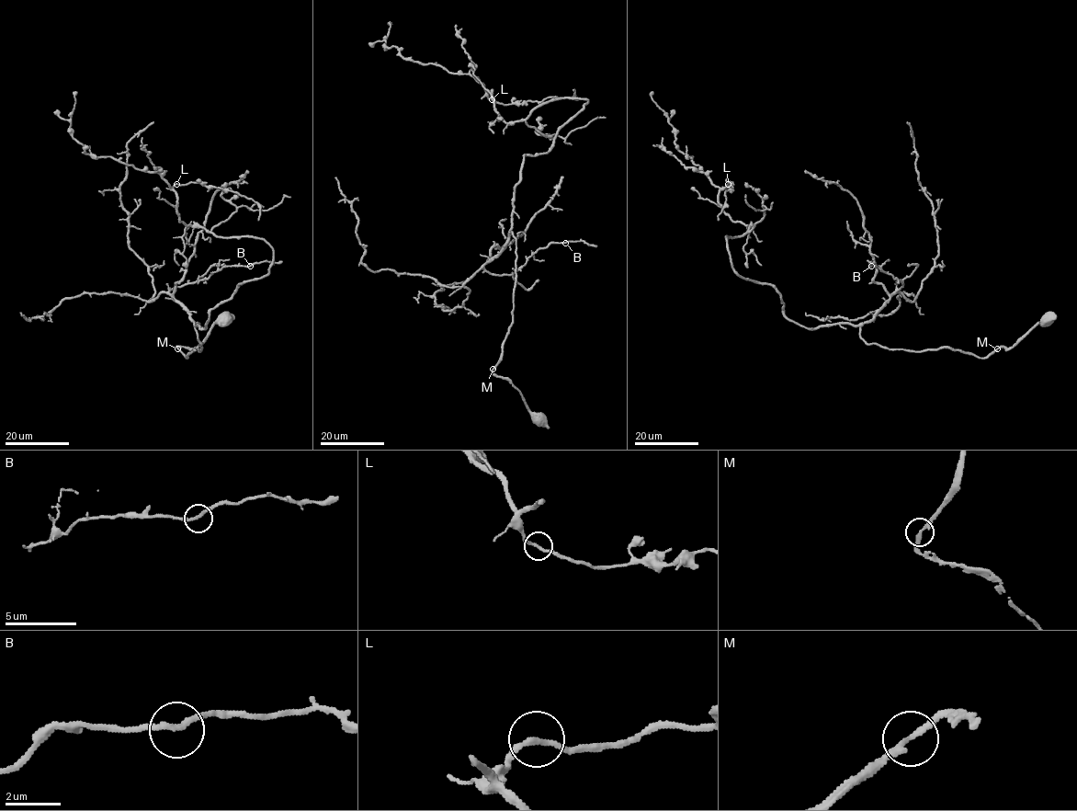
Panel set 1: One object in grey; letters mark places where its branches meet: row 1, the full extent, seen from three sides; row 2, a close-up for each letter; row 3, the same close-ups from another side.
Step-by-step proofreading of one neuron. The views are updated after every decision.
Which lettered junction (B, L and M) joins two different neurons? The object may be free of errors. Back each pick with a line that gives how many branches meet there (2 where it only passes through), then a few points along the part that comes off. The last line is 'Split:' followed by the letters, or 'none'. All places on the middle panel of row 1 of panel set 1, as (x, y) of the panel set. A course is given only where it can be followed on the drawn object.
Split: none

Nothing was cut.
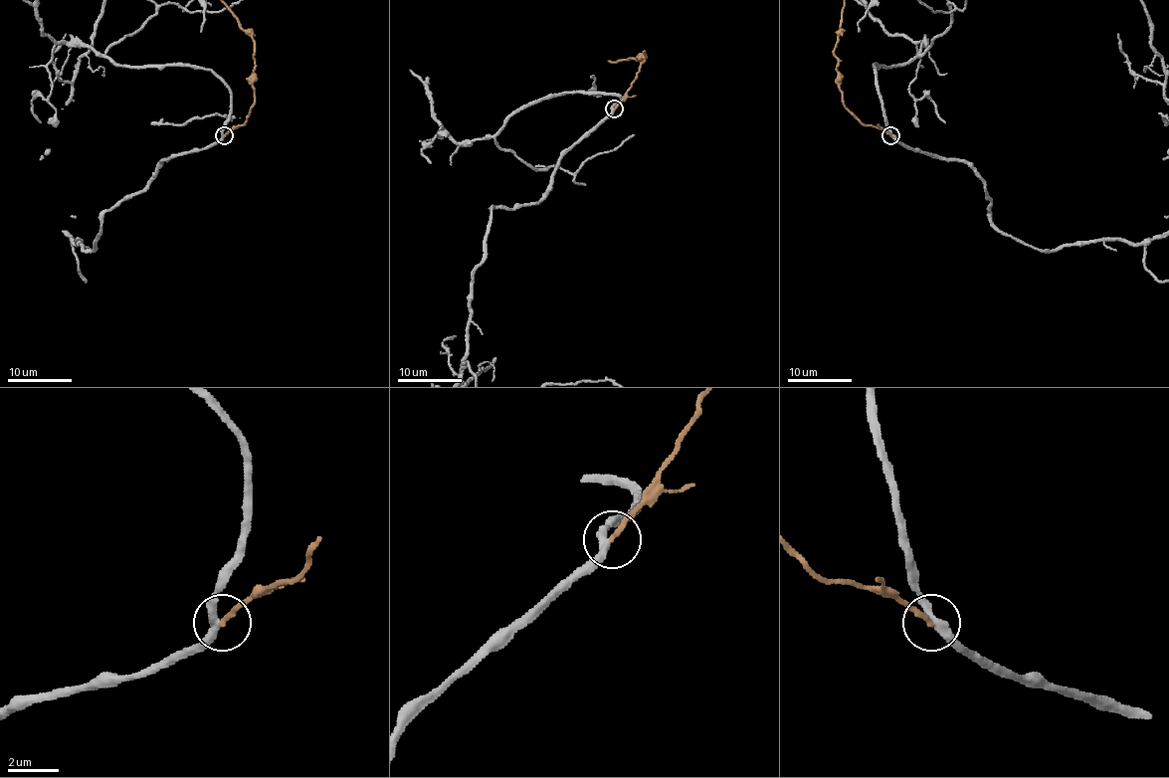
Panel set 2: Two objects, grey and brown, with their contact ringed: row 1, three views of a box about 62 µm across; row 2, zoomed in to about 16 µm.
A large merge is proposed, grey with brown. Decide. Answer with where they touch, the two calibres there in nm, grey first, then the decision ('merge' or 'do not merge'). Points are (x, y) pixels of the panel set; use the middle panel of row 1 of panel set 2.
(614, 108) | 280/200 nm | do not merge

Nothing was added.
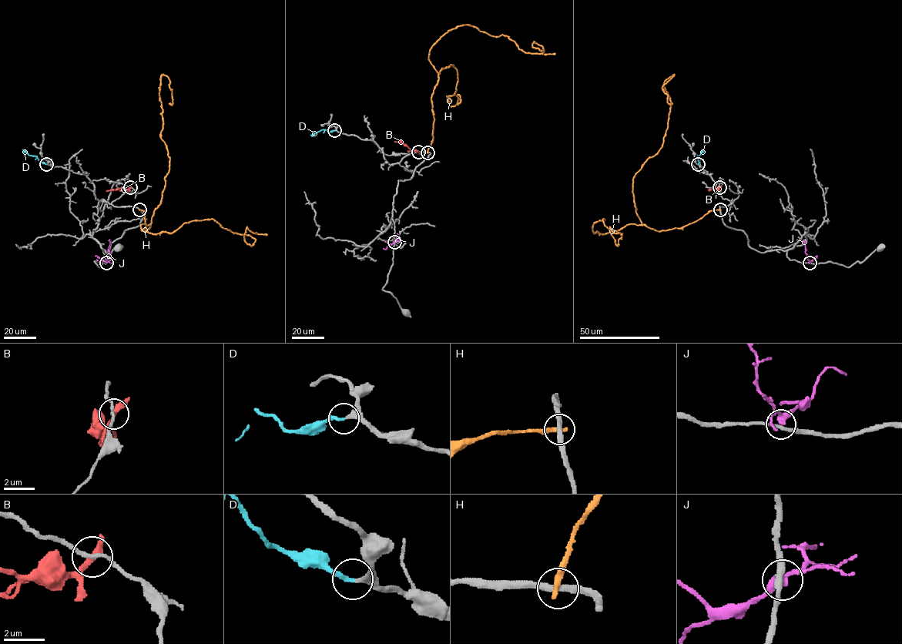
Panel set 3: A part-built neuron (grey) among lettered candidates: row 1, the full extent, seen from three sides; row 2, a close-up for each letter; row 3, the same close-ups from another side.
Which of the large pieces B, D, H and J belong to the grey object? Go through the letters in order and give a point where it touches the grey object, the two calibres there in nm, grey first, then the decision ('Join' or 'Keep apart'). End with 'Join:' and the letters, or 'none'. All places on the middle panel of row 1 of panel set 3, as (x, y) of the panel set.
B: Touches grey at (418, 152). Thickness 170 nm (grey) against 280 nm. Keep apart
D: Touches grey at (334, 130). Thickness 240 nm (grey) against 220 nm. Join
H: Touches grey at (427, 152). Thickness 320 nm (grey) against 320 nm. Keep apart
J: Touches grey at (394, 242). Thickness 240 nm (grey) against 320 nm. Keep apart
Join: D

